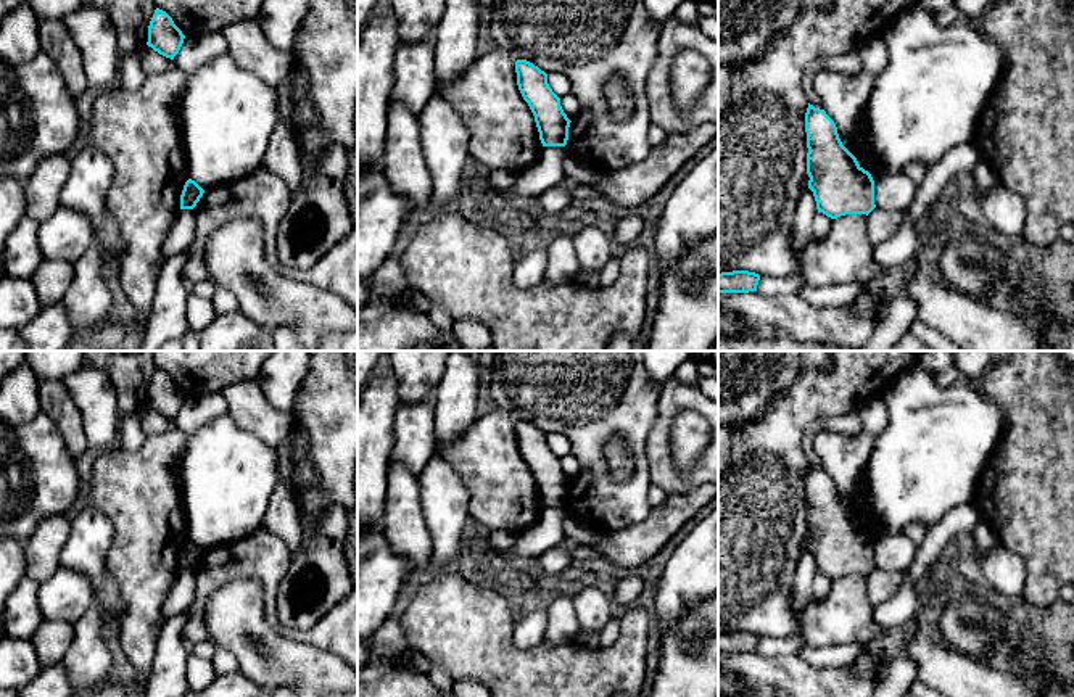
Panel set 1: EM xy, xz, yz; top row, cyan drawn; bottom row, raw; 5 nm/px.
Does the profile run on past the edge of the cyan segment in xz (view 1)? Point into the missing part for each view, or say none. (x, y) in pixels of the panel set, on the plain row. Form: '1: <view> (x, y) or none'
1: none

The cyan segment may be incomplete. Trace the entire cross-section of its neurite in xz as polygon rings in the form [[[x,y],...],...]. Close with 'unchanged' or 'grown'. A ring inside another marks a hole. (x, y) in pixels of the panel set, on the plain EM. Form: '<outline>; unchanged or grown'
[[[527,420],[515,422],[517,446],[528,464],[543,507],[565,507],[570,480],[560,467],[560,459],[547,444],[547,435]]]; unchanged

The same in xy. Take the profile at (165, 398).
[[[156,369],[148,386],[147,406],[159,415],[174,420],[184,404],[184,399],[185,396],[174,385],[172,378],[166,372]]]; unchanged

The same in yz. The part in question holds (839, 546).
[[[808,464],[805,473],[807,534],[818,573],[831,579],[845,575],[870,575],[874,565],[874,541],[842,505],[834,481],[824,470]]]; unchanged

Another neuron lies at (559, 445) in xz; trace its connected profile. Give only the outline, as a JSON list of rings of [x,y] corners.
[[[549,433],[547,435],[547,444],[552,449],[552,452],[562,459],[567,454],[570,454],[570,443],[568,439],[560,433]]]

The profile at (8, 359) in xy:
[[[0,351],[0,385],[2,380],[24,362],[24,351]]]

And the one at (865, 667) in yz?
[[[860,655],[852,665],[850,671],[861,678],[873,679],[878,686],[884,681],[884,676],[878,670],[878,662],[871,657]]]

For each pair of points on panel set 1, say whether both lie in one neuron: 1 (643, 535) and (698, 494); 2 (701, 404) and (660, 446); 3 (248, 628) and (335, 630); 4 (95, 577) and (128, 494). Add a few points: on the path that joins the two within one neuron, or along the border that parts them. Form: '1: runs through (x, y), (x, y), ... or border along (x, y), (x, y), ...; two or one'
1: runs through (656, 530), (685, 506); one
2: runs through (685, 403), (678, 403), (665, 416), (660, 430); one
3: border along (297, 639), (338, 655); two
4: border along (89, 501), (113, 527), (107, 567); two

